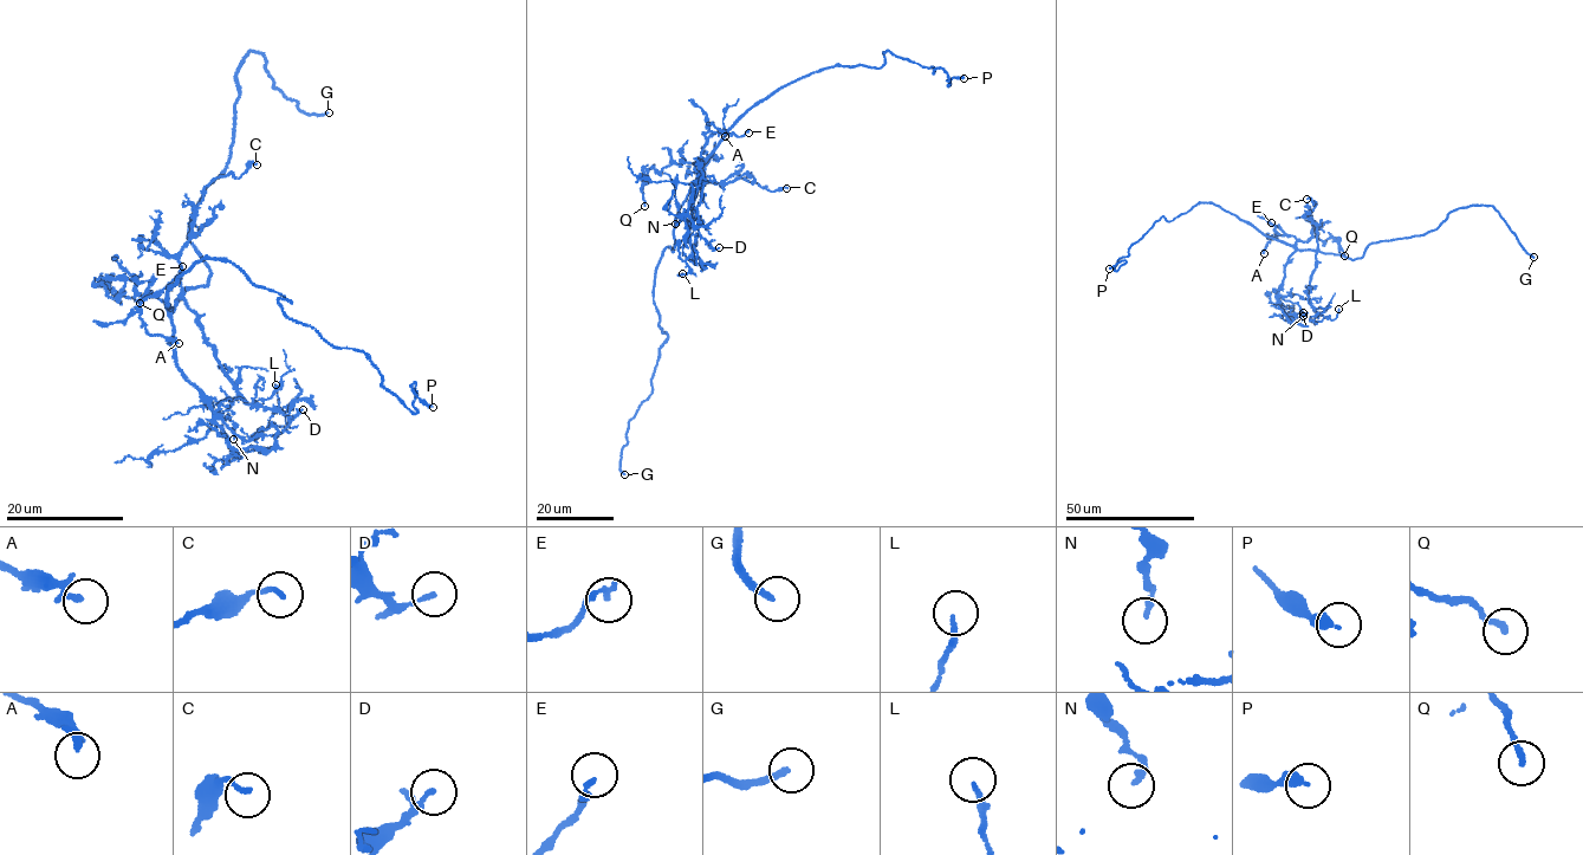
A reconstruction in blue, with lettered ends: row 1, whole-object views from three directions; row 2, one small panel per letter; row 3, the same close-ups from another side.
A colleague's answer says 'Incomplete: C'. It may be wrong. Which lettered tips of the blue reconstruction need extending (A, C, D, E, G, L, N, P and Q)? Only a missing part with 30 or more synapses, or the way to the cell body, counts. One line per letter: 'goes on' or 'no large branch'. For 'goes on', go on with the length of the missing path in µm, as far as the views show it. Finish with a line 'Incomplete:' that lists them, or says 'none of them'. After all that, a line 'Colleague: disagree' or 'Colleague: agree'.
A: no large branch
C: no large branch
D: no large branch
E: no large branch
G: goes on | 15 µm
L: no large branch
N: no large branch
P: no large branch
Q: no large branch
Incomplete: G
Colleague: disagree

